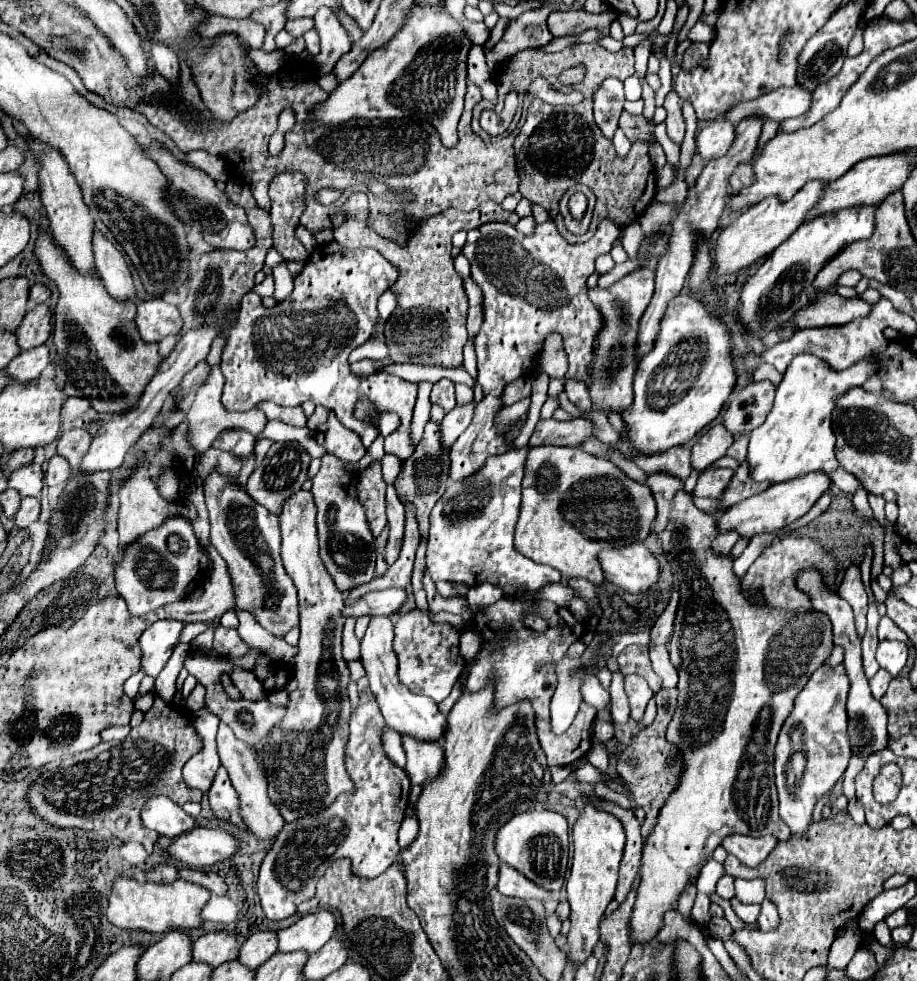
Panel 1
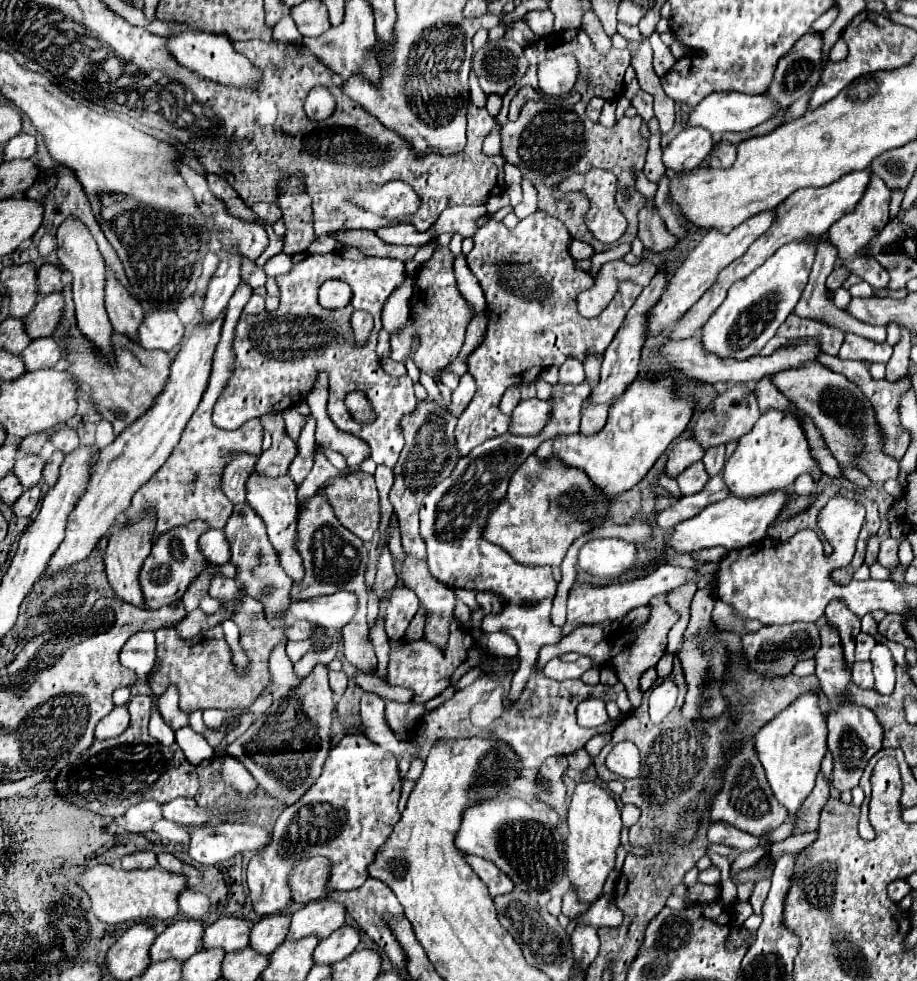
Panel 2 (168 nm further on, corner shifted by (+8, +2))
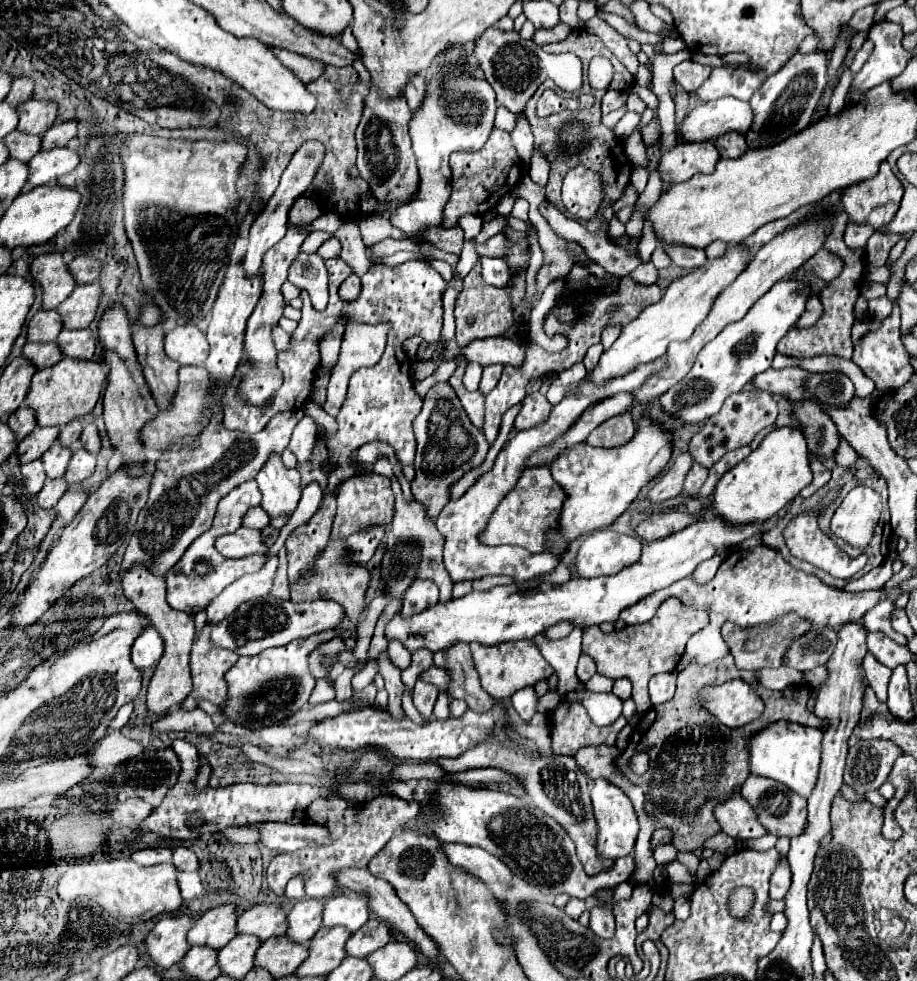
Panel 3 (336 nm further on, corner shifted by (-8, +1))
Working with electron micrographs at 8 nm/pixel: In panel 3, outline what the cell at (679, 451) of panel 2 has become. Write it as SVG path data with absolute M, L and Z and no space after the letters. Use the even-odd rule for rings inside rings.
M688 452L680 454L674 464L670 466L670 470L652 486L652 490L648 492L646 500L650 502L664 502L670 500L674 496L678 496L682 492L682 484L684 484L684 476L688 474L690 466L692 466L692 456Z

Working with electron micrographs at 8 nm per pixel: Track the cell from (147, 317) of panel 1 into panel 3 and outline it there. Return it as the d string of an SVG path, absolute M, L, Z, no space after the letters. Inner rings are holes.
M192 324L176 326L164 336L166 354L182 366L202 366L208 356L206 336Z

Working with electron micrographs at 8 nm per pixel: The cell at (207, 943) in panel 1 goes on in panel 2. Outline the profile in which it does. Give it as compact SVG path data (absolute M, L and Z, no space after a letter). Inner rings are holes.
M222 917L210 927L204 929L202 945L204 949L224 949L224 953L244 949L248 945L250 927L244 919L238 917Z

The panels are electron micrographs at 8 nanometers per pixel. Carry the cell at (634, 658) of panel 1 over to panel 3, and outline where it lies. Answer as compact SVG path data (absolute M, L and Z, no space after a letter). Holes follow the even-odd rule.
M674 670L652 676L652 680L650 680L650 700L652 700L654 706L672 698L674 690L676 690L676 672Z

